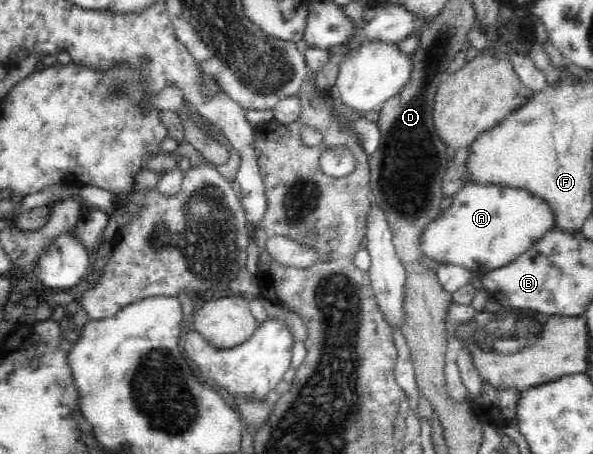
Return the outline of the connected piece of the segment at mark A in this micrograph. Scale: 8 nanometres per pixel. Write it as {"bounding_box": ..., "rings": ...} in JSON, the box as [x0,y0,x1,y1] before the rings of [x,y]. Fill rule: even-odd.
{"bounding_box":[418,180,555,276],"rings":[[[468,180],[453,195],[452,204],[441,211],[432,223],[426,225],[418,240],[423,259],[427,257],[437,261],[440,266],[460,266],[483,276],[489,271],[511,264],[552,229],[555,229],[555,217],[550,205],[541,197],[530,193],[530,190],[500,183],[474,183]]]}

